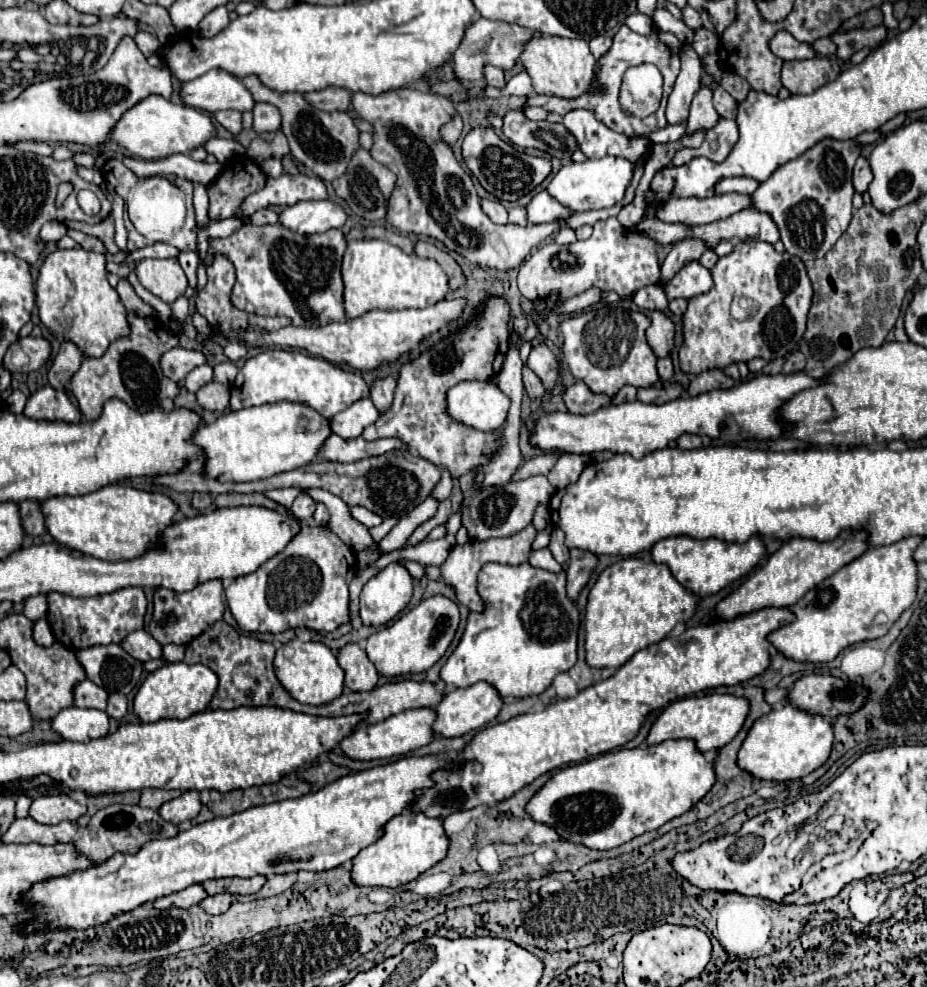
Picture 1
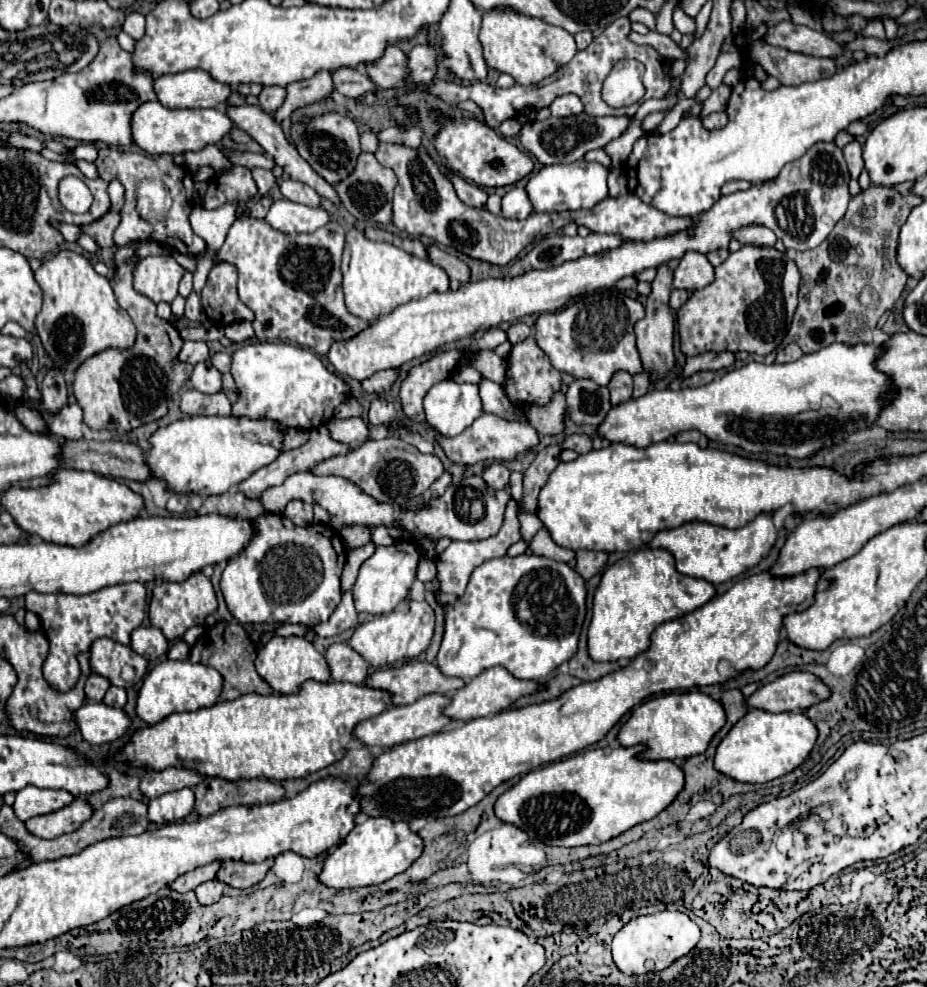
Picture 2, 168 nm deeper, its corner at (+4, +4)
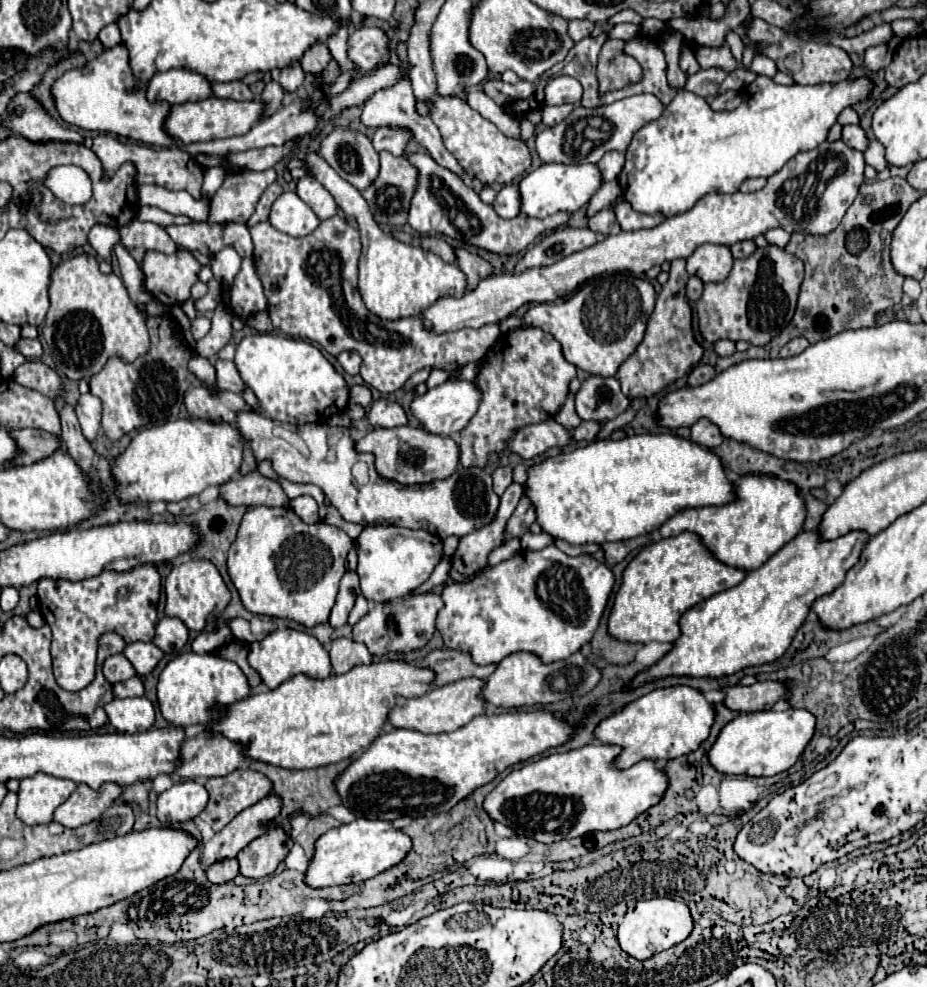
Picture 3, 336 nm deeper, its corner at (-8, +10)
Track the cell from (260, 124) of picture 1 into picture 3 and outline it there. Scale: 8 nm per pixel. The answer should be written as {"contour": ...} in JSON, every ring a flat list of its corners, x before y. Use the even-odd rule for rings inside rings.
{"contour":[[294,64,290,68,272,70,272,80,278,82,284,88,284,92,296,92,304,82,304,72,302,72,300,64]]}

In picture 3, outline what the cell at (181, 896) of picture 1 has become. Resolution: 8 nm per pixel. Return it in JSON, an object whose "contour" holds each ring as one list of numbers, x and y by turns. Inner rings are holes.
{"contour":[[270,794,260,800,252,808,238,814,228,826,224,826,212,840,202,844,202,860,204,868,212,866,212,862,220,862,224,858,236,858,236,854,250,844,254,838,266,832,264,822,270,822,280,816,280,798]]}

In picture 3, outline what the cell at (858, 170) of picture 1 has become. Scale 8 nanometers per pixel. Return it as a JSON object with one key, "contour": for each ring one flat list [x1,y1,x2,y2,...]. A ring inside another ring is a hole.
{"contour":[[844,126,842,130,842,140,854,148,854,150,860,150,860,152,866,152,868,144,870,144,870,138,868,134,860,128,860,126]]}

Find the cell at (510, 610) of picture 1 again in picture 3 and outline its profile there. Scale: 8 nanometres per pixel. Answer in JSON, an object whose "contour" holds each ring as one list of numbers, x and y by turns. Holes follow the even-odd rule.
{"contour":[[554,544,538,550,538,552,520,552,510,560,504,560,496,566,490,566,480,576,470,582,458,584,450,582,444,586,442,600,444,608,438,612,436,628,444,638,446,648,464,650,464,654,472,656,472,662,486,666,498,664,506,656,514,652,530,652,536,654,544,664,570,658,588,644,598,628,600,616,606,608,608,596,614,586,614,576,610,568,592,556,568,556,558,550]]}

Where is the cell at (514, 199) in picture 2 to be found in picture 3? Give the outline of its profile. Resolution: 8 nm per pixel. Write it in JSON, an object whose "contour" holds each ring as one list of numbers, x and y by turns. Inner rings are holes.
{"contour":[[508,184,498,192,494,210,502,218,516,218,520,214,520,190,516,190,516,184]]}

